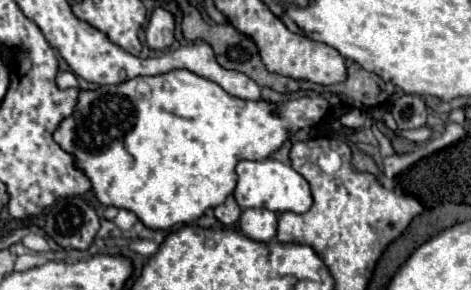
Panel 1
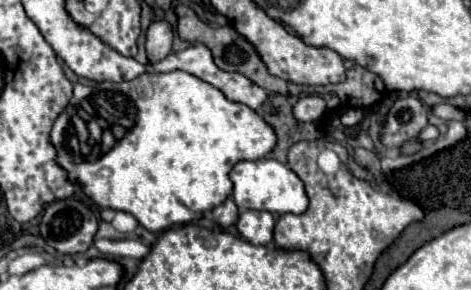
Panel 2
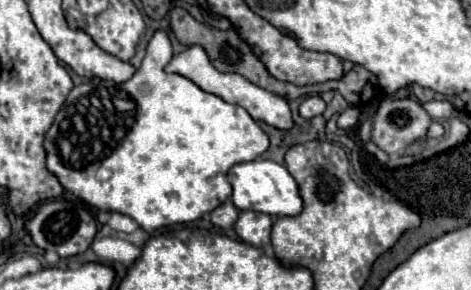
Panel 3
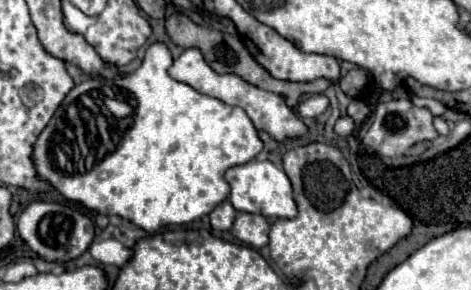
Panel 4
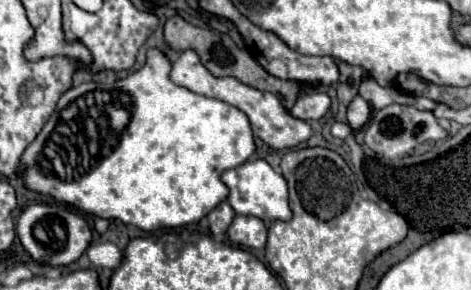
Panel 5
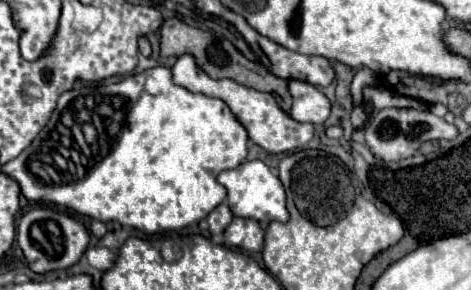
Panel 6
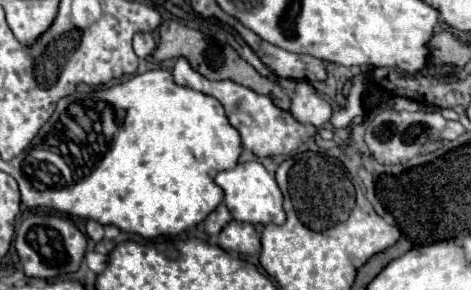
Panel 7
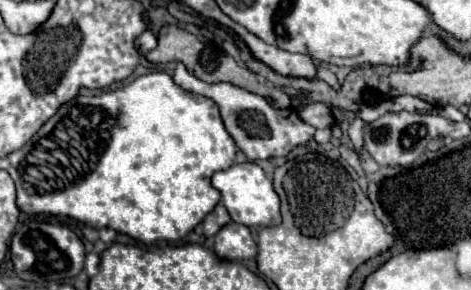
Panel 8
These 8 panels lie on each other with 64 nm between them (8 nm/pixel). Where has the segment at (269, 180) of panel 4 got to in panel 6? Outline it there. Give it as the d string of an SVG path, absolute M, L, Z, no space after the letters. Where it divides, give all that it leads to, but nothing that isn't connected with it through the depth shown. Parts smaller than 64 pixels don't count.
M262 160L242 162L234 170L224 170L218 174L218 182L228 190L228 206L230 206L234 216L252 218L252 220L262 222L262 224L268 224L272 220L278 220L278 222L288 220L284 186L282 186L280 178L274 176Z

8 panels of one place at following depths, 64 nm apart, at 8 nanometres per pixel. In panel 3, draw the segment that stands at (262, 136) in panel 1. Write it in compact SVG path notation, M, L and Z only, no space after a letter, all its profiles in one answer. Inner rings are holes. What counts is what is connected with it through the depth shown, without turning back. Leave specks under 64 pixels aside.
M156 32L148 42L140 68L130 80L122 84L92 80L74 86L44 136L46 170L58 178L66 192L98 210L130 216L150 234L158 228L192 222L212 212L232 194L226 172L234 164L254 160L268 150L268 136L244 108L200 90L184 76L166 74L164 68L173 54L168 35ZM308 96L302 104L300 104L300 116L302 118L314 118L314 116L320 116L326 108L326 102L320 98L320 96Z

